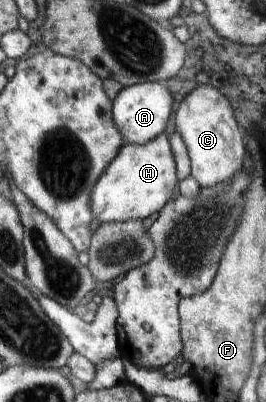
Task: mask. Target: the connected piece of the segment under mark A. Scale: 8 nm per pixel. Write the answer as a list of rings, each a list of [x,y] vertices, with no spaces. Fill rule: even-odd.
[[[145,82],[120,89],[112,101],[112,122],[128,144],[148,144],[164,131],[172,116],[174,99],[167,86],[160,82]]]

